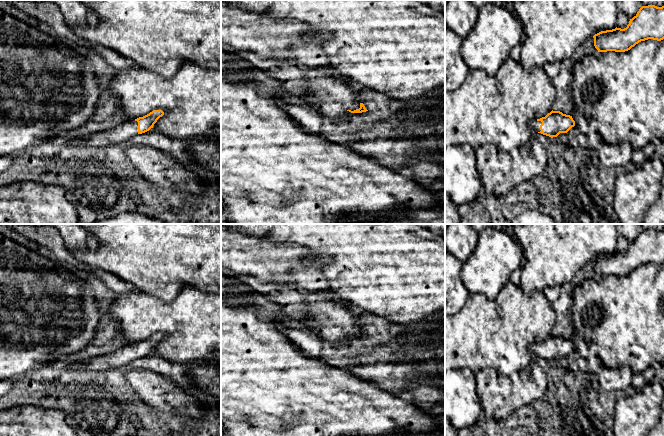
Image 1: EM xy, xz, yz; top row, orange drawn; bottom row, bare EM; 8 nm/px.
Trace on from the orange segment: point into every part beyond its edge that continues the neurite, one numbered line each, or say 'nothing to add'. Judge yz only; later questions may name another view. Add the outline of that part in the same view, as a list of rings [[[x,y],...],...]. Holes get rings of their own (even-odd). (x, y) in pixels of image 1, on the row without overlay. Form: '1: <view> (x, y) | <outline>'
1: yz (535, 348) | [[[533,344],[530,349],[533,352],[533,354],[535,355],[535,357],[540,356],[540,349],[542,348],[541,345],[537,345],[537,344]]]

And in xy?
1: xy (127, 353) | [[[126,344],[113,353],[107,353],[95,356],[88,360],[79,362],[75,368],[90,371],[105,371],[124,367],[130,362],[138,359],[138,346],[135,344]]]

